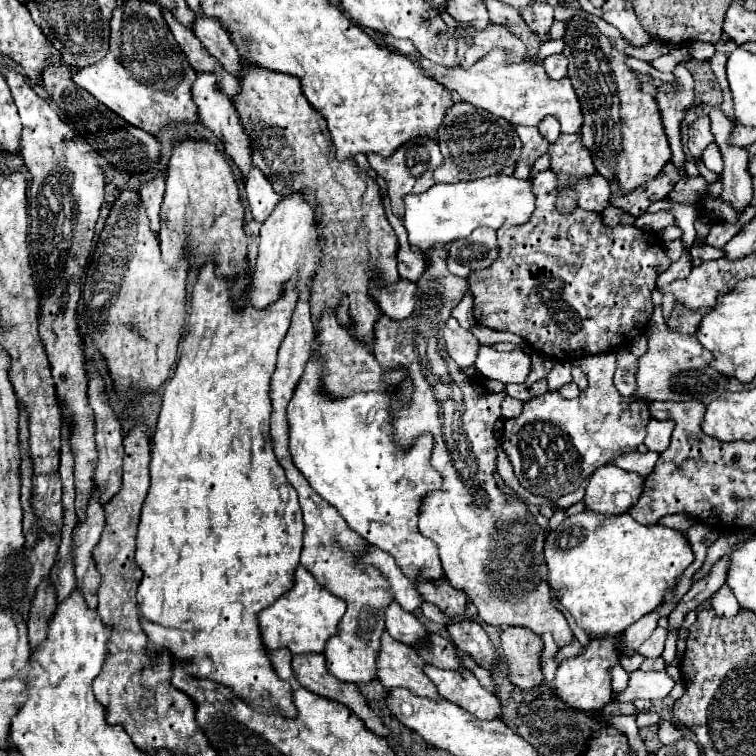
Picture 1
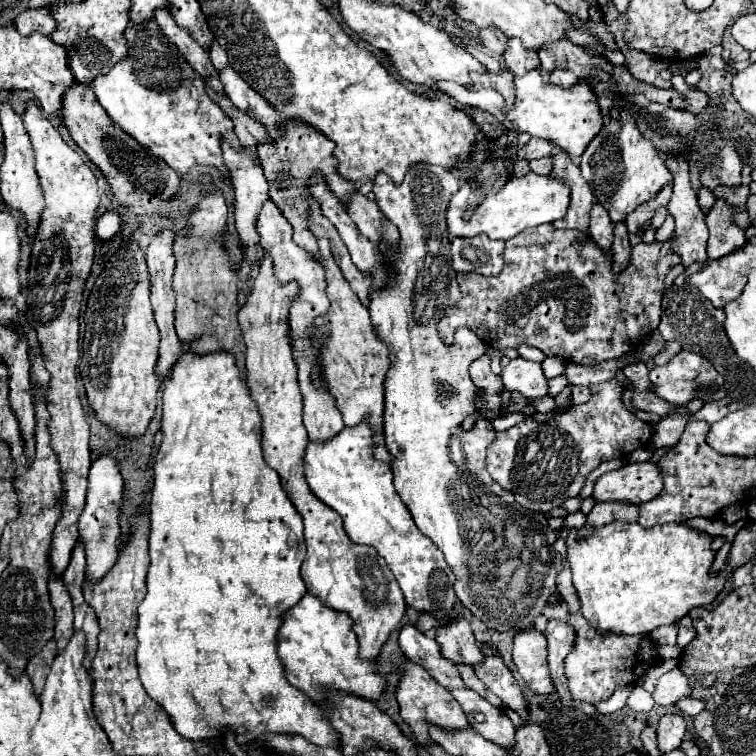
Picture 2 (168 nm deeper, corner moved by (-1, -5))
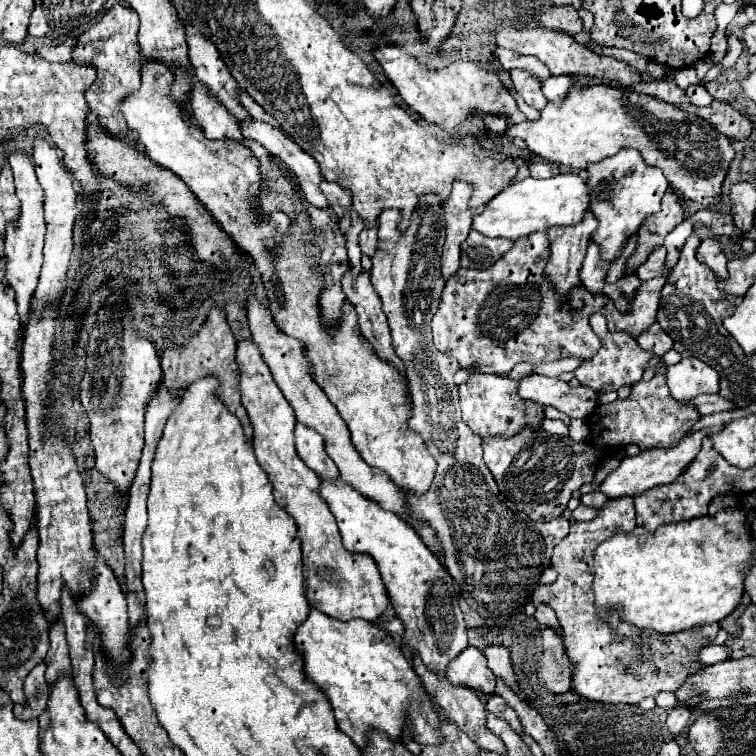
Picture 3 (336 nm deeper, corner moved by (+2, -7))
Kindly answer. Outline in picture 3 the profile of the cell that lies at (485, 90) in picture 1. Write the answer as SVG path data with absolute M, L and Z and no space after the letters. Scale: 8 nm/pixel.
M604 84L570 88L560 104L548 102L548 106L540 110L538 120L510 124L506 134L510 138L522 138L528 148L544 160L574 170L586 170L588 164L614 156L620 148L636 148L646 164L664 172L674 192L704 206L720 202L720 186L734 158L730 140L700 116L688 114L652 96L638 94L632 88L622 90Z

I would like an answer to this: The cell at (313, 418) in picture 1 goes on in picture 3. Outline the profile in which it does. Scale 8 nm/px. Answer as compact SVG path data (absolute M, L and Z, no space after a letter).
M340 476L336 480L320 480L320 496L338 522L344 548L370 554L376 560L392 606L406 626L402 640L420 654L428 670L446 672L448 660L456 658L456 654L468 646L466 624L458 606L452 576L404 518L362 496Z

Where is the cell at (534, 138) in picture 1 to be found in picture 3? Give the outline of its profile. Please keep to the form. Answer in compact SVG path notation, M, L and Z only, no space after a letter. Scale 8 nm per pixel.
M532 162L530 164L532 178L550 178L550 176L556 176L558 172L560 172L558 164L552 164L552 162Z

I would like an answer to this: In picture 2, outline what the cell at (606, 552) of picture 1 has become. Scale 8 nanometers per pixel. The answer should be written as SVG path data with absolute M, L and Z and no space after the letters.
M611 522L597 528L581 542L575 540L575 534L577 528L573 528L567 538L567 560L573 570L573 586L581 598L583 616L599 632L611 630L613 634L649 634L663 624L677 622L697 606L709 606L727 586L727 578L721 576L721 572L709 576L715 560L715 550L711 548L713 536L693 530L687 524L659 524L643 528L639 524Z

